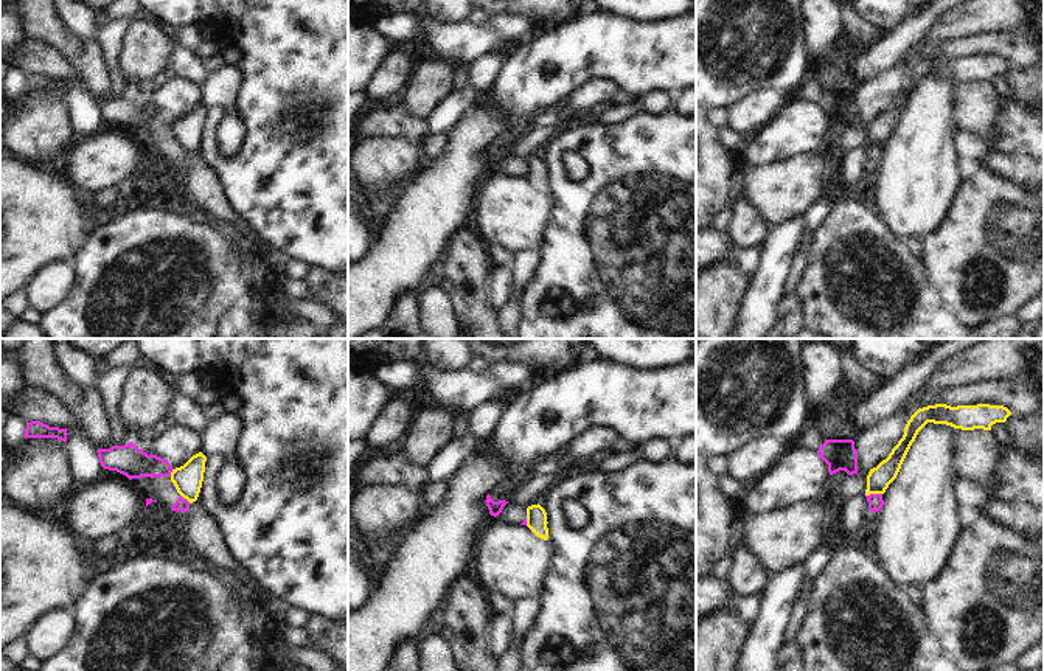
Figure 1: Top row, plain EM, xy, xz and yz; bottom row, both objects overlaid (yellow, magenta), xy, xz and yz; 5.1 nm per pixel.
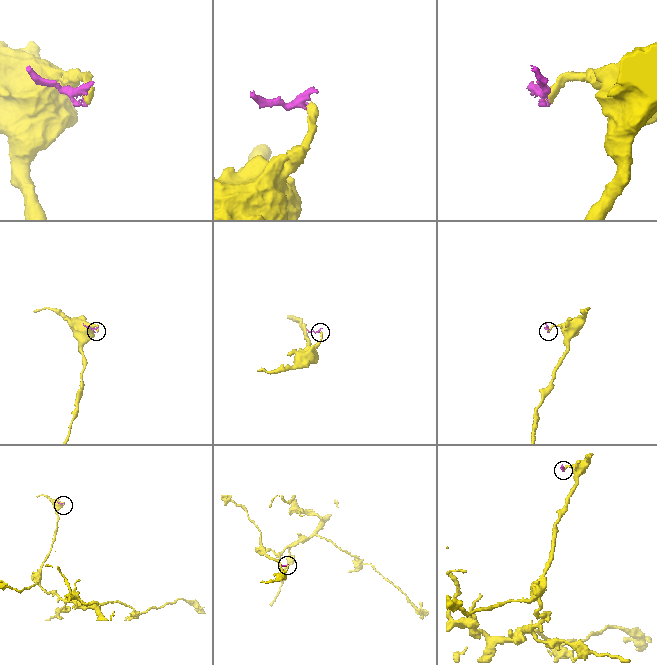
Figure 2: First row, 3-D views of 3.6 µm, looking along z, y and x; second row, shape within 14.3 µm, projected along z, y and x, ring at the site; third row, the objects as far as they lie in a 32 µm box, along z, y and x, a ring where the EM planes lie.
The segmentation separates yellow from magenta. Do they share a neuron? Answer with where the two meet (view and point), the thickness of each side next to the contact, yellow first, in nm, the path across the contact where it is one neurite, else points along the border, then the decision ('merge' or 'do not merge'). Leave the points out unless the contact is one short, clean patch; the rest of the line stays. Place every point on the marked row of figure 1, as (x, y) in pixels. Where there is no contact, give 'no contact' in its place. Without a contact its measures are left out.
meets yellow in yz at (873, 493); 120 nm thick on the yellow side, 80 nm on the other; border along yz (881, 493), (866, 496); do not merge

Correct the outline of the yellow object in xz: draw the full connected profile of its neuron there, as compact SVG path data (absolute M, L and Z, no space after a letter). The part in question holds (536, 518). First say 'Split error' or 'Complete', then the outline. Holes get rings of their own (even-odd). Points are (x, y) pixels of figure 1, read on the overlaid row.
Complete. M538 503L527 508L527 527L541 539L548 539L547 513Z

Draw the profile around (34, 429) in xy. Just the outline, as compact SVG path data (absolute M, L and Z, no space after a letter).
M40 421L26 422L25 438L57 438L67 441L67 429L50 427Z

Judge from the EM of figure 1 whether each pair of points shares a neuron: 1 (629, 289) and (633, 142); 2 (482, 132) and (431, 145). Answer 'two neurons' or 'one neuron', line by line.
1: one neuron
2: two neurons

